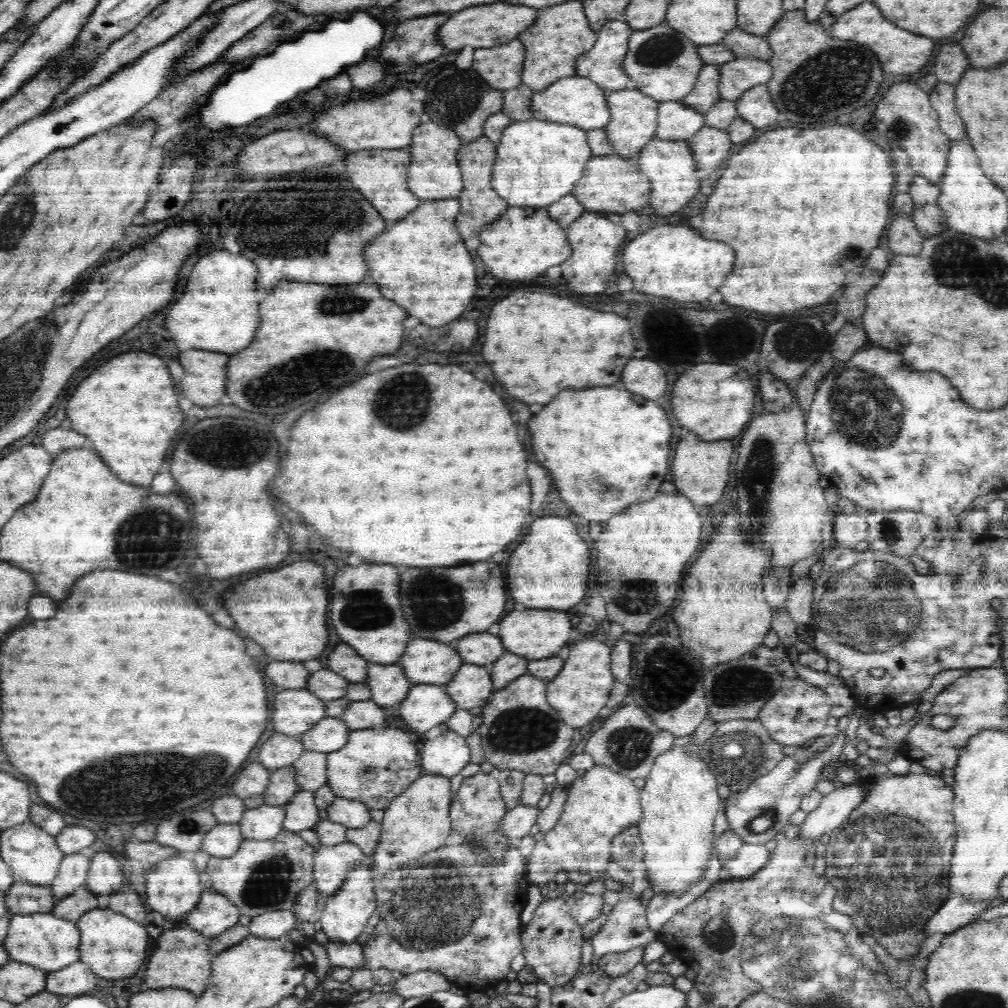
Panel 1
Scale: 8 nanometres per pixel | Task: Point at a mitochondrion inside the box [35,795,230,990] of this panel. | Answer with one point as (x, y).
(188, 823)

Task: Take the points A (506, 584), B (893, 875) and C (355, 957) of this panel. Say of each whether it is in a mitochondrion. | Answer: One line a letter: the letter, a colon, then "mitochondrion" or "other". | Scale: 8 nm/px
A: other
B: mitochondrion
C: other

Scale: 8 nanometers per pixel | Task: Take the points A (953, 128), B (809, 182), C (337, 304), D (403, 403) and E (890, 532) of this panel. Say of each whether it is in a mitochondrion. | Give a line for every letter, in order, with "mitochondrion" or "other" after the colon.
A: other
B: other
C: mitochondrion
D: mitochondrion
E: mitochondrion

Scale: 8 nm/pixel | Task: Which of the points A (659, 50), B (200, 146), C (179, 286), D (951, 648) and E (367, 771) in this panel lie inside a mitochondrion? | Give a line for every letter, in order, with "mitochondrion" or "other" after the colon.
A: mitochondrion
B: other
C: other
D: other
E: mitochondrion

